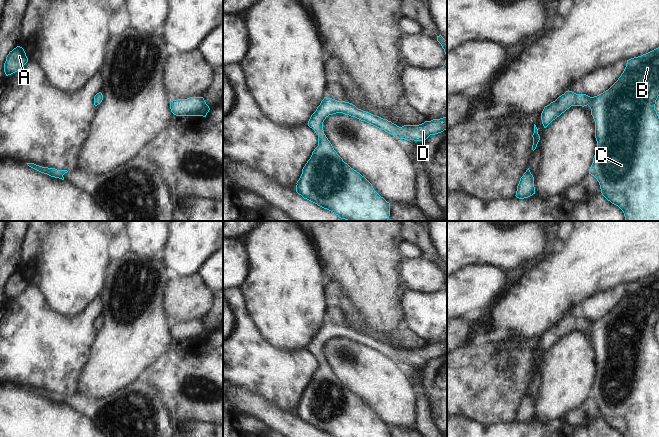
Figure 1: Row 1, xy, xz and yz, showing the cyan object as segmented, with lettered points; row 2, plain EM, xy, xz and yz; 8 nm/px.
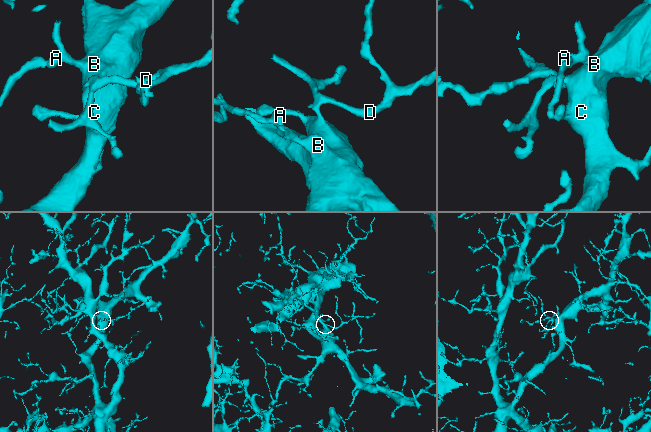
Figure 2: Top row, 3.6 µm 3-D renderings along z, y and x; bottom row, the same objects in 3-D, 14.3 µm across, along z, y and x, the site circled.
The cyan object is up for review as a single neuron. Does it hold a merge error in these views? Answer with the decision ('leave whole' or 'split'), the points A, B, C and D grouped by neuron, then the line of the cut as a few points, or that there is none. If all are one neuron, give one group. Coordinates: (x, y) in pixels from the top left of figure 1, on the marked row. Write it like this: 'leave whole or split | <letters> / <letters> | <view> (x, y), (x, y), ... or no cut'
leave whole | A B C D | no cut

